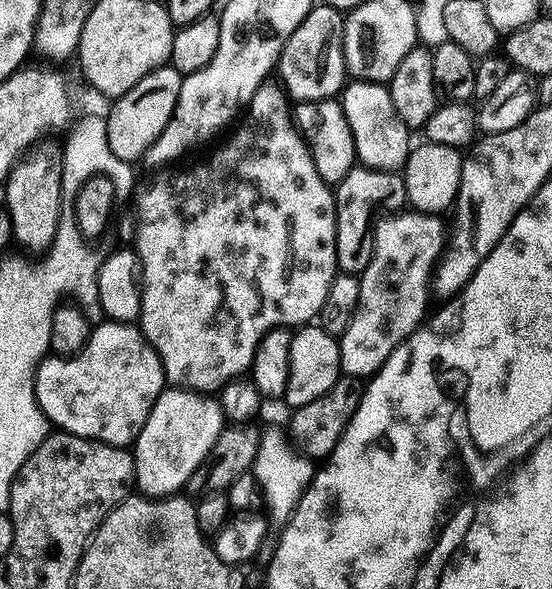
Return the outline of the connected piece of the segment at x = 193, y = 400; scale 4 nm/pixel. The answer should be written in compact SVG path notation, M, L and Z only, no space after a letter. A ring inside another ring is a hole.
M168 386L154 402L144 424L139 425L134 447L136 470L134 484L149 498L163 498L181 491L187 480L195 477L196 471L210 454L220 431L226 426L226 417L220 409L220 401L215 395L195 391L187 386Z

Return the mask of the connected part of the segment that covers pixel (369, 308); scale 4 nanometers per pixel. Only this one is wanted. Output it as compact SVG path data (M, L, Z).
M407 210L401 216L392 216L389 220L381 219L374 228L374 247L372 261L364 267L360 277L360 297L355 308L347 317L348 325L344 333L339 333L340 370L345 376L371 378L390 358L390 354L399 344L408 339L425 319L424 311L428 308L430 285L434 269L446 247L446 224L441 217L427 212Z

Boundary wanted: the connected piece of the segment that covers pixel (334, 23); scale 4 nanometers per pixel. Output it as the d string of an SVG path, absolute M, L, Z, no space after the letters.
M313 10L290 34L280 55L278 76L284 79L288 92L296 100L331 101L341 95L346 84L344 63L345 17L336 10Z

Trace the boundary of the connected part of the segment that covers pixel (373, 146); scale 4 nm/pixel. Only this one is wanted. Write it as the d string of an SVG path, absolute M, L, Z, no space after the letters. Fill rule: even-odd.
M356 80L343 89L342 107L352 129L359 163L365 168L378 168L381 172L403 169L410 151L410 129L394 110L391 91L375 80Z

